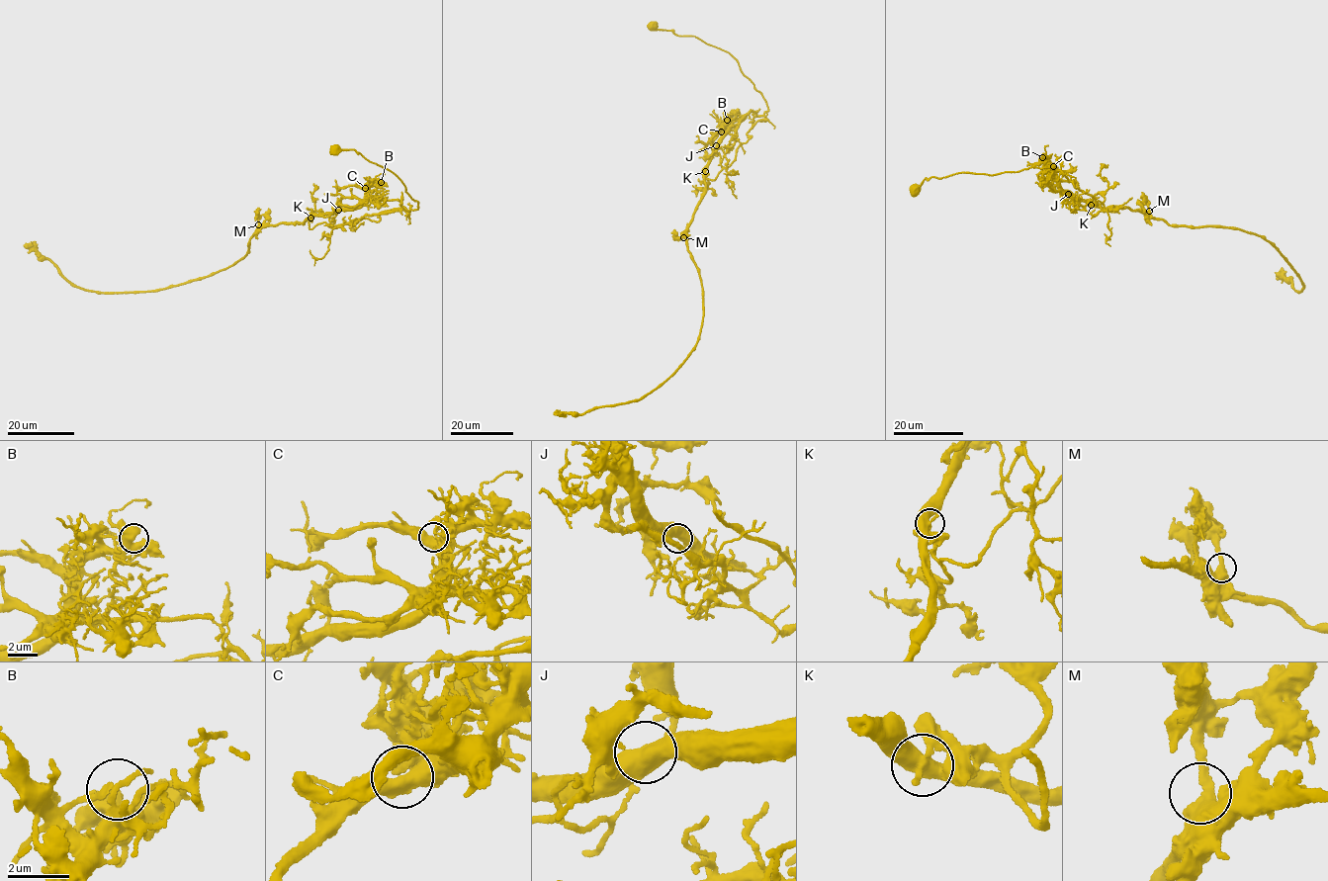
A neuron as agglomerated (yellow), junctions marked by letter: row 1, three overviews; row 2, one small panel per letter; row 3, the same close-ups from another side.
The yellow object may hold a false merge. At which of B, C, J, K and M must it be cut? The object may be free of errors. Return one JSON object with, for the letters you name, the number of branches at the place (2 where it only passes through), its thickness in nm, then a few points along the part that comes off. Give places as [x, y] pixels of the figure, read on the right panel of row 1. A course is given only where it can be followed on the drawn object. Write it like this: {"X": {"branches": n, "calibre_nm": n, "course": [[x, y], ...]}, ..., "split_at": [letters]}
{"K": {"branches": 2, "calibre_nm": 550, "course": [[1091, 205], [1105, 211], [1050, 167], [931, 176], [911, 193]]}, "split_at": ["K"]}

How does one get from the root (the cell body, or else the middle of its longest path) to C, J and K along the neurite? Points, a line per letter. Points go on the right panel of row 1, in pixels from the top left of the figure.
C: (915, 191), (927, 177), (1049, 167), (1053, 190), (1088, 203), (1053, 192), (1053, 166)
J: (915, 191), (927, 177), (1045, 167), (1056, 170), (1047, 181), (1053, 190), (1088, 203), (1075, 203), (1068, 194)
K: (915, 191), (931, 176), (1052, 167), (1047, 181), (1053, 190), (1091, 205)

